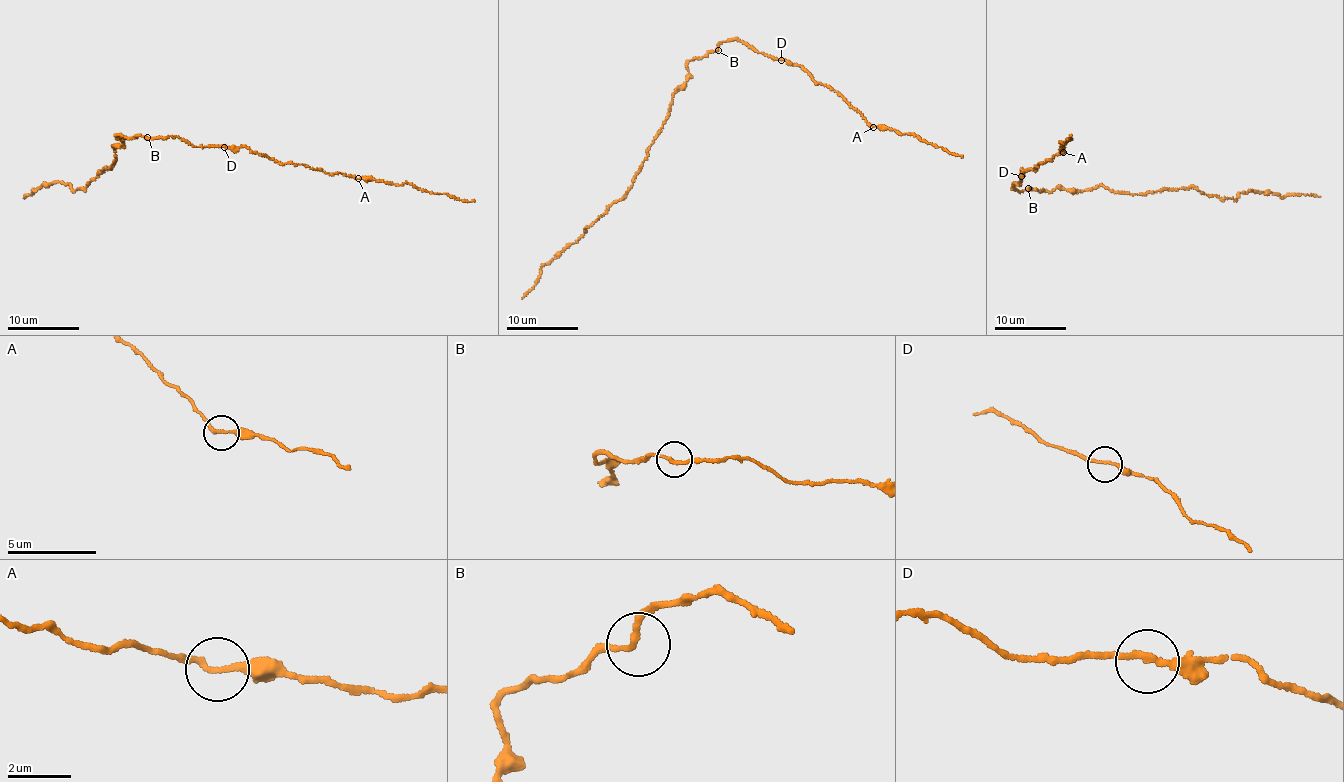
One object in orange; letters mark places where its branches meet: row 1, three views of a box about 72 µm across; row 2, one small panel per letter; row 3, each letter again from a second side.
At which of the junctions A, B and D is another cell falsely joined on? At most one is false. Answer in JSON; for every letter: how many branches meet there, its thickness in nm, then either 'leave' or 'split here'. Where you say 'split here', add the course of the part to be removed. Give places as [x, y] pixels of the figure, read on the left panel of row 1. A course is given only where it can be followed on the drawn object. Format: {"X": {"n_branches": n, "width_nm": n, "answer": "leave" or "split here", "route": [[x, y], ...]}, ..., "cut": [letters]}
{"A": {"n_branches": 2, "width_nm": 180, "answer": "leave"}, "B": {"n_branches": 2, "width_nm": 180, "answer": "leave"}, "D": {"n_branches": 2, "width_nm": 170, "answer": "leave"}, "cut": []}

